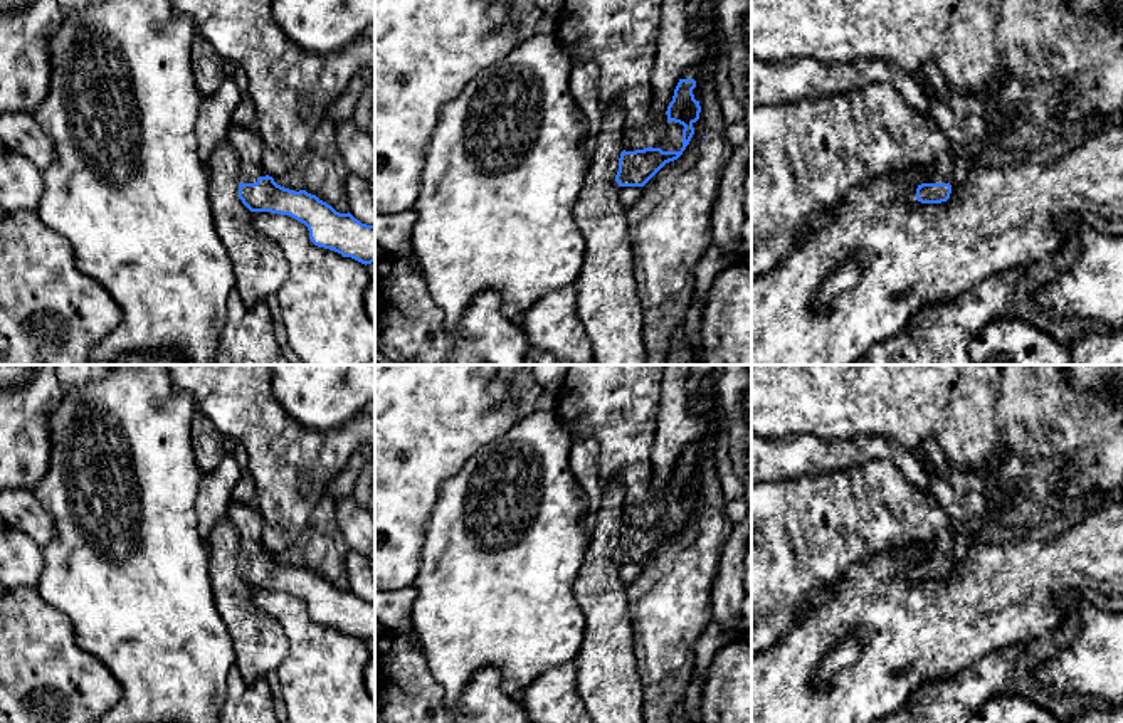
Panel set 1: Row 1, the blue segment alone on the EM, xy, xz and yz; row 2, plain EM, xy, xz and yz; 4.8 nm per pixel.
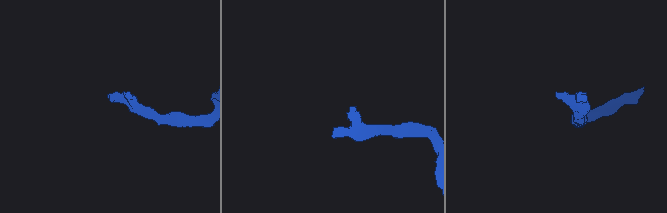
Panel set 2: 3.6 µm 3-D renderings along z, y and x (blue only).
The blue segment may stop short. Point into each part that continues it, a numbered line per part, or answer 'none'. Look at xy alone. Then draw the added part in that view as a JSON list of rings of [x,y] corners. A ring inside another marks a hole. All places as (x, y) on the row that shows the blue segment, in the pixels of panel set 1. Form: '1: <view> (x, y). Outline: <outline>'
1: xy (247, 145). Outline: [[[232,123],[227,141],[239,158],[239,183],[256,183],[259,177],[267,175],[262,166],[262,140],[256,128],[249,129]]]

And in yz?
1: yz (809, 155). Outline: [[[891,84],[770,106],[751,106],[751,276],[772,271],[805,235],[805,222],[832,210],[852,190],[928,166],[931,183],[953,182],[955,155],[946,135],[906,104]]]

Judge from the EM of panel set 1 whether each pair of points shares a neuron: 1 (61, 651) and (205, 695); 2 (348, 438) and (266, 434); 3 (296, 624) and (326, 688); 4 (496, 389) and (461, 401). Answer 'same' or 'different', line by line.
1: different
2: same
3: same
4: different

